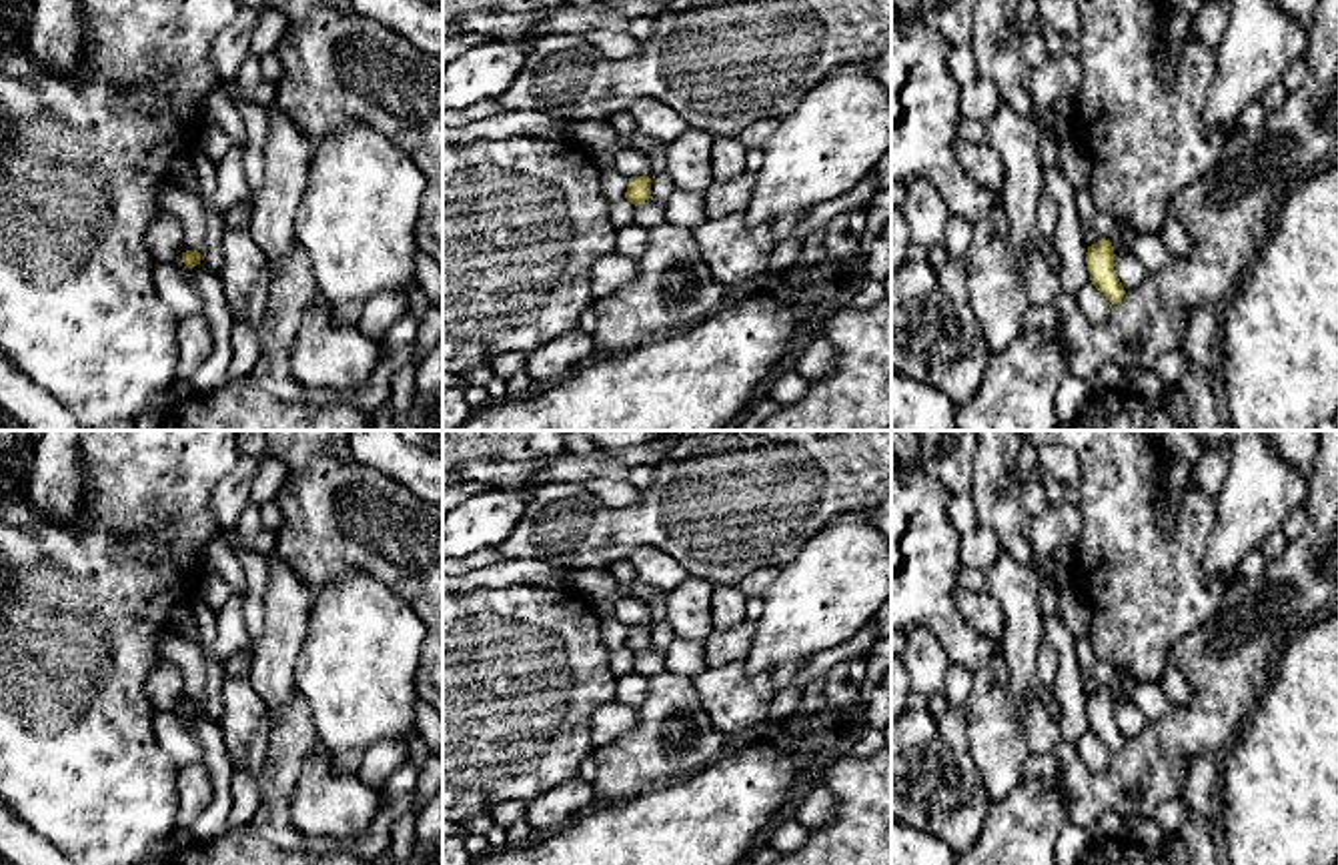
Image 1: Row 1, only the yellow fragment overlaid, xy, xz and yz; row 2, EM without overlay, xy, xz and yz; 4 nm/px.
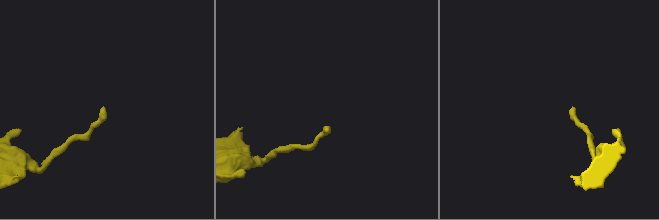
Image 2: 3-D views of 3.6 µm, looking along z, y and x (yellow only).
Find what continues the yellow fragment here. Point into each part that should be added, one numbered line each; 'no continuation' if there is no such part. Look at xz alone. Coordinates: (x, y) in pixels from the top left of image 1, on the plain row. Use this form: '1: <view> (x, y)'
no continuation

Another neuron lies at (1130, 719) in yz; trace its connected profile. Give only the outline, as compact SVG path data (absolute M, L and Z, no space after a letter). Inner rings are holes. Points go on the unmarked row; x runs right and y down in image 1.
M1132 699L1114 705L1114 719L1124 739L1136 739L1148 721L1144 713L1134 705Z

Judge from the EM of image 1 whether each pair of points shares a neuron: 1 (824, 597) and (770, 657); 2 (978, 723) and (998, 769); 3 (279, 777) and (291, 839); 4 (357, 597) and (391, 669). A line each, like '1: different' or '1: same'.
1: same
2: same
3: same
4: same

